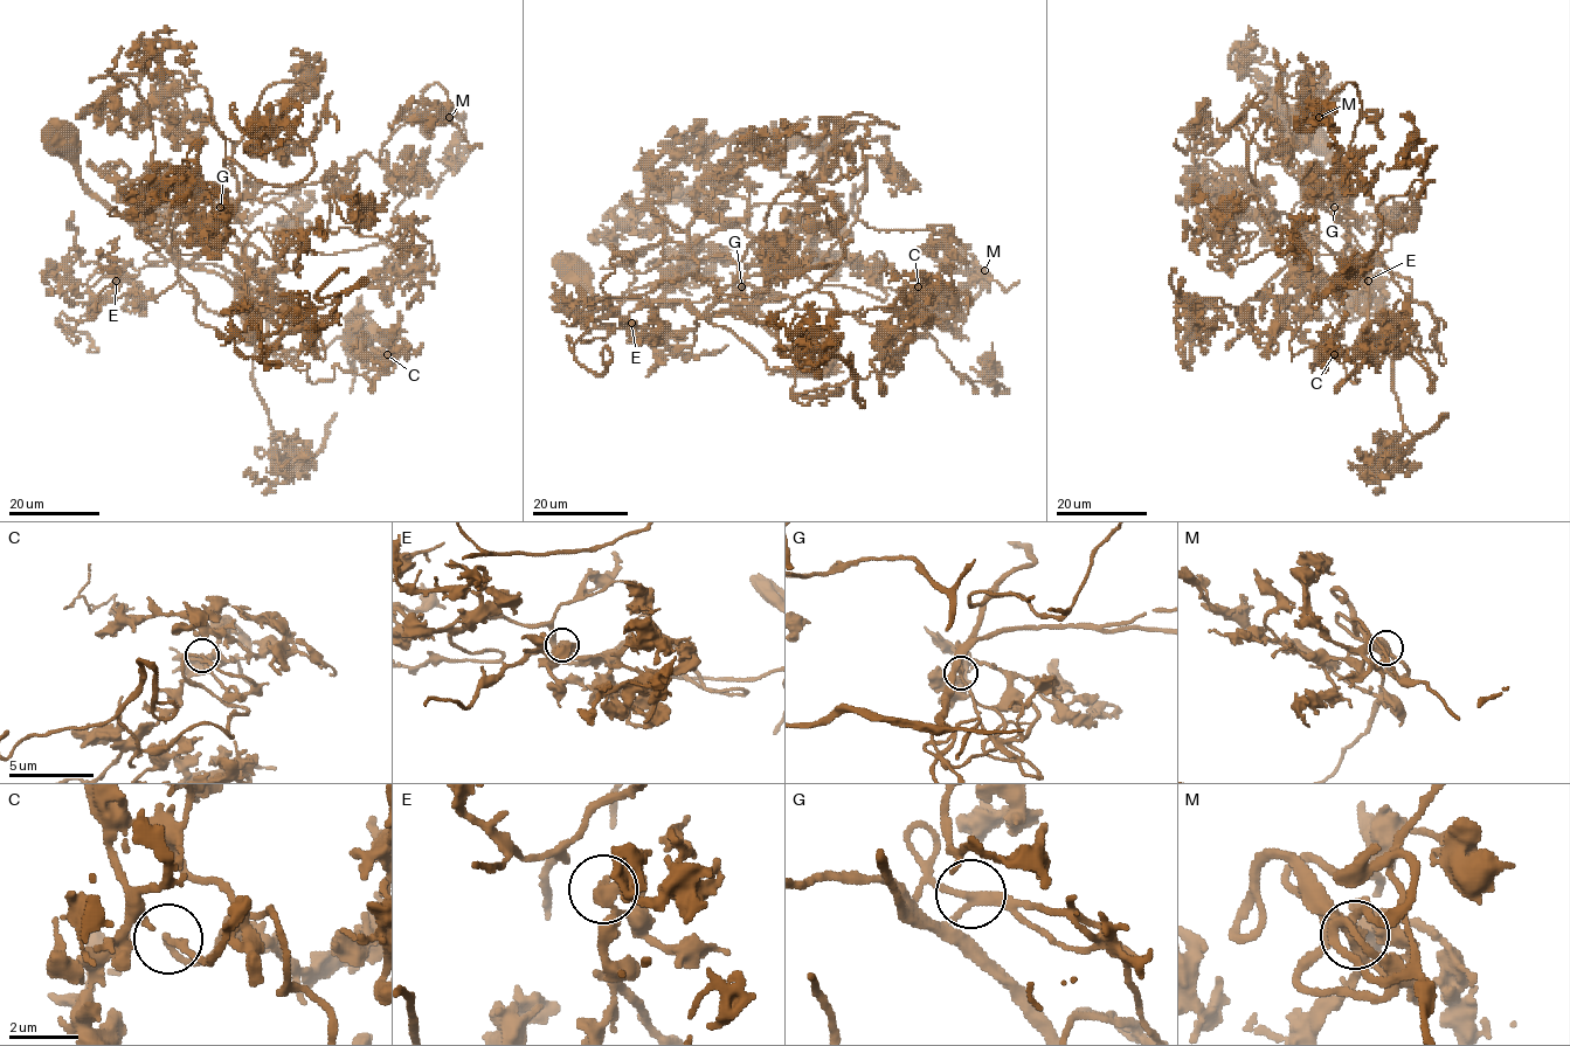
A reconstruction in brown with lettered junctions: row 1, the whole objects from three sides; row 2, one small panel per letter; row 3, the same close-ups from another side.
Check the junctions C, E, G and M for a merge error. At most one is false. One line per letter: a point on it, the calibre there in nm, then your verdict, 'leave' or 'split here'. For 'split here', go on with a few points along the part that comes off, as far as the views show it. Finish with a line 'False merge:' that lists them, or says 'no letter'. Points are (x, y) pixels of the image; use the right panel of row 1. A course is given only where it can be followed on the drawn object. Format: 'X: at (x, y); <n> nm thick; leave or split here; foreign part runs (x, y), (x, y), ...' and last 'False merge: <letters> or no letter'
C: at (1334, 354); 160 nm thick; leave
E: at (1368, 281); 280 nm thick; split here; foreign part runs (1368, 279), (1366, 295), (1376, 296), (1378, 309), (1370, 314)
G: at (1334, 207); 190 nm thick; leave
M: at (1319, 117); 170 nm thick; leave
False merge: E

